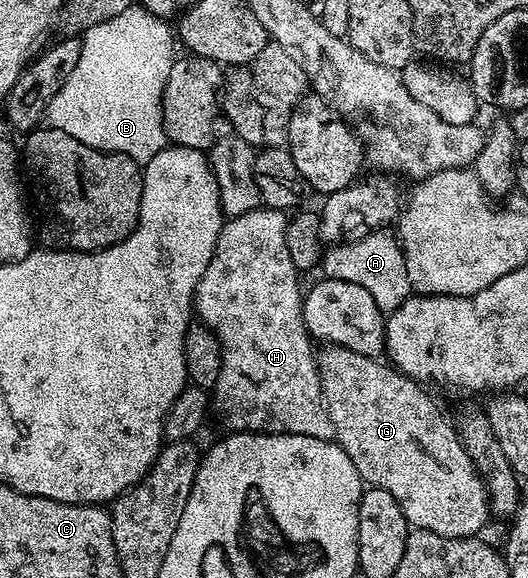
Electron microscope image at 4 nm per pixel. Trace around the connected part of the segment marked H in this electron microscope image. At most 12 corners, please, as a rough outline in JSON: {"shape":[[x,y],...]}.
{"shape":[[288,214],[224,220],[194,312],[237,433],[332,440]]}

